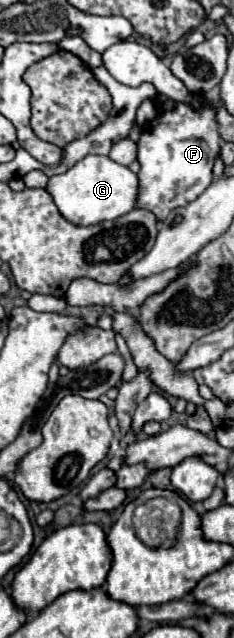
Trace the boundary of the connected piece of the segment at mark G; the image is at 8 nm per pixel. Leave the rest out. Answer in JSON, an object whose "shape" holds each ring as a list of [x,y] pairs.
{"shape":[[[86,156],[64,174],[52,176],[46,190],[52,194],[60,214],[78,226],[92,226],[120,218],[136,208],[138,176],[108,156]]]}

